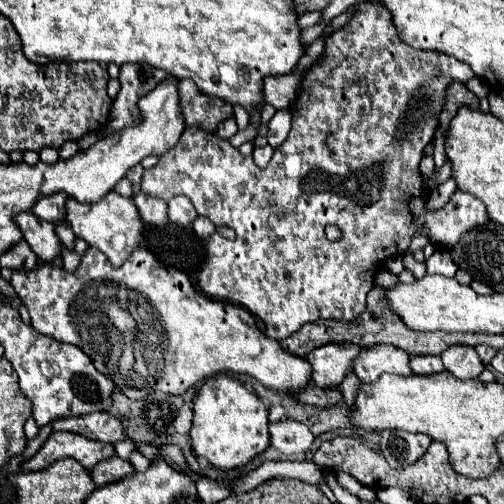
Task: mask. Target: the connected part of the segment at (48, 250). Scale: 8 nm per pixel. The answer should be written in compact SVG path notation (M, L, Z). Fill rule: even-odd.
M19 212L17 216L13 216L13 222L19 226L23 238L39 260L51 262L59 256L59 238L51 222L41 220L31 212Z

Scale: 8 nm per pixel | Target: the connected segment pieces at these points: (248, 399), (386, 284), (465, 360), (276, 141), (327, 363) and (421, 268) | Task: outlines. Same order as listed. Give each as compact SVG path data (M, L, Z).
M215 376L209 378L197 392L189 438L197 456L207 458L219 470L233 470L253 460L269 446L267 426L267 406L257 394L245 390L235 378Z
M386 269L376 272L374 276L374 284L383 288L390 288L399 281L398 276L392 274Z
M459 344L459 346L449 346L443 354L441 354L443 366L447 372L451 372L455 378L459 380L469 380L469 378L477 378L485 366L481 364L477 352L473 346L469 344Z
M277 110L277 114L269 122L269 132L267 132L269 146L273 146L273 148L281 146L283 140L287 138L289 130L291 130L291 112L289 110Z
M325 344L317 352L305 356L313 368L313 384L321 388L335 388L351 370L353 358L361 352L355 344Z
M405 254L405 256L403 256L403 264L413 272L415 278L423 278L423 276L427 274L425 262L417 262L417 260L413 258L413 254Z

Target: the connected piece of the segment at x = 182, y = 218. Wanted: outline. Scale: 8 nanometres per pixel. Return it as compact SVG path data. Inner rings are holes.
M175 196L173 200L167 202L167 216L169 216L169 222L173 224L189 226L191 220L197 216L197 212L187 196Z

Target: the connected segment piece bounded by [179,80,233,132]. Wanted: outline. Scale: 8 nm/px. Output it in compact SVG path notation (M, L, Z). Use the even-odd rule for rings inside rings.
M193 80L179 82L181 110L187 126L199 126L207 132L215 132L219 122L233 116L233 106L217 100L217 96L205 96Z

